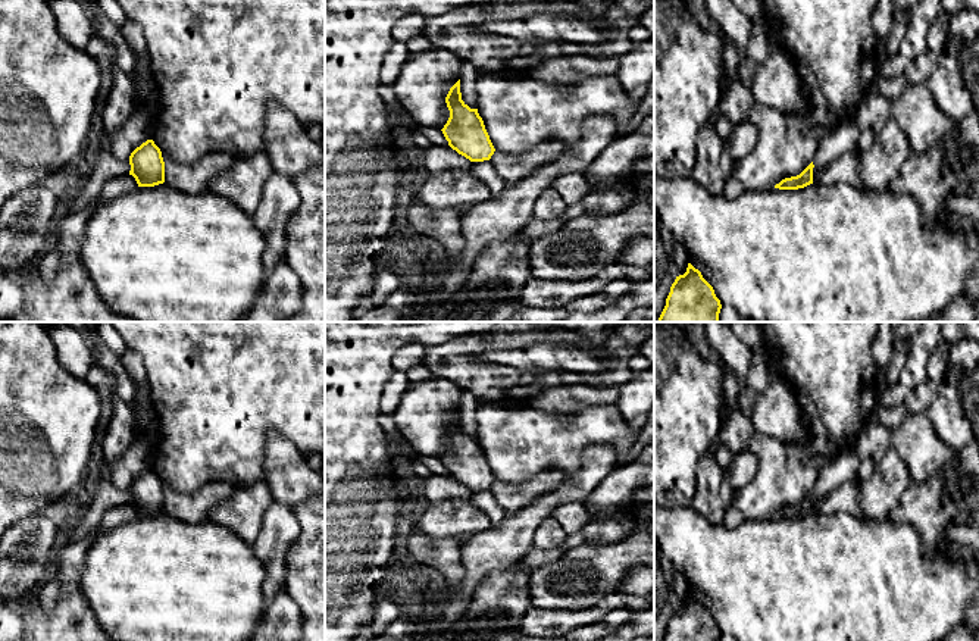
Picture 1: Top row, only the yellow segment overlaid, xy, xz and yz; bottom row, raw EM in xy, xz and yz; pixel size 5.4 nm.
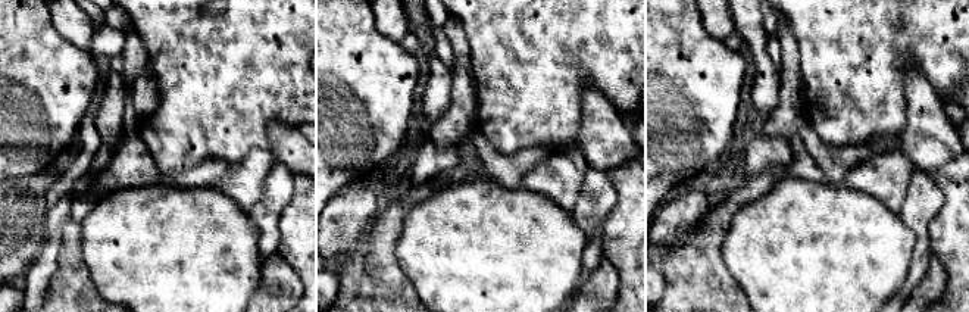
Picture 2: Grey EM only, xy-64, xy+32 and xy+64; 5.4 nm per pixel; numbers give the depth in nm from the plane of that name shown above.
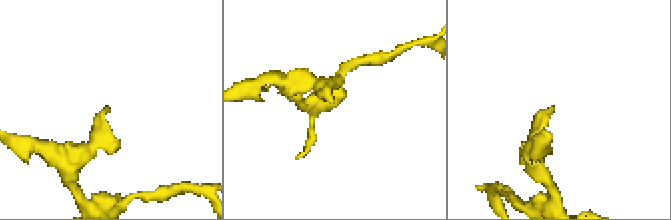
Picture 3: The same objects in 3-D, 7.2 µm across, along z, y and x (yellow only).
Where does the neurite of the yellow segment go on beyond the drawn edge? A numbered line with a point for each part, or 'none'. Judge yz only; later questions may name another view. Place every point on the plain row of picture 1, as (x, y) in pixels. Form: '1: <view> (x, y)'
none

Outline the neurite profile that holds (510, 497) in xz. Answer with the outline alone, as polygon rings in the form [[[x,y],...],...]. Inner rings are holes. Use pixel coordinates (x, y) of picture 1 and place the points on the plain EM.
[[[551,468],[522,484],[494,481],[490,491],[498,506],[510,516],[532,503],[537,497],[557,488],[564,479],[566,476],[560,469]]]

